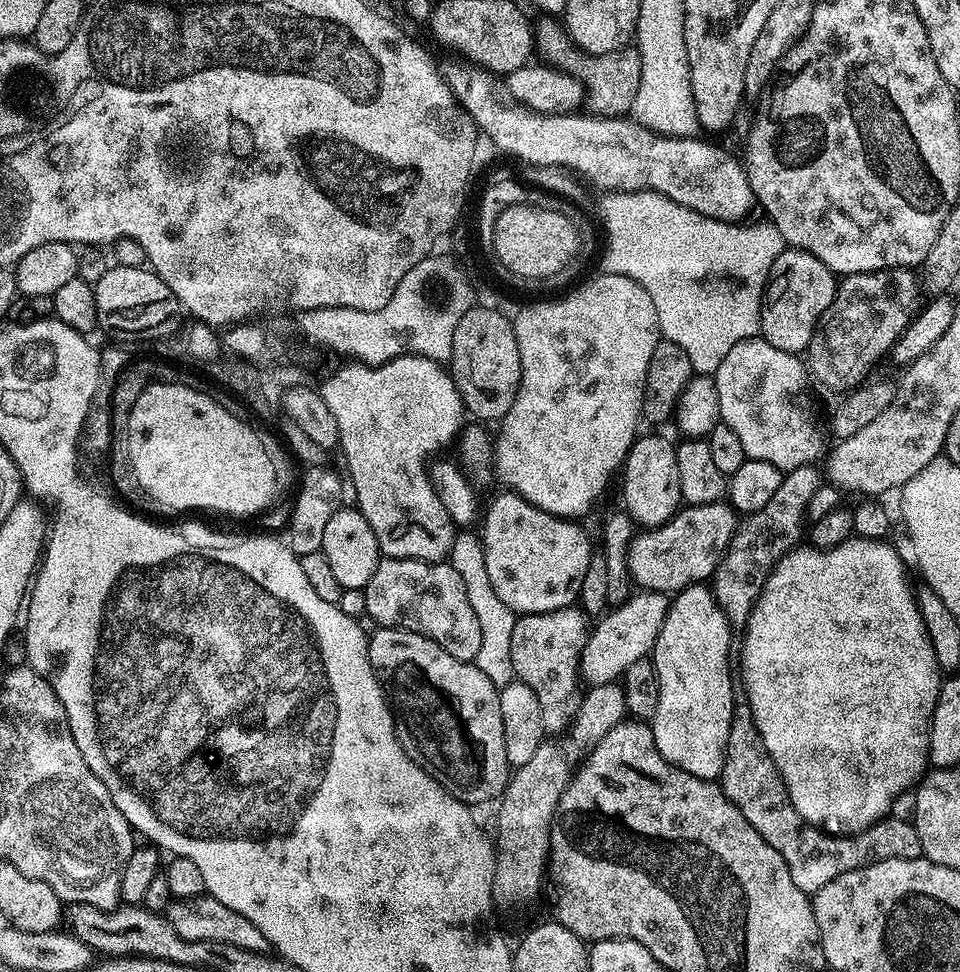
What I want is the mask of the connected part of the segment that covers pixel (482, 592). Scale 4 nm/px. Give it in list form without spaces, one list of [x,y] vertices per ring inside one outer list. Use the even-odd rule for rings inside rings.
[[[460,530],[453,535],[450,562],[454,570],[466,582],[466,598],[470,598],[470,606],[474,609],[474,615],[478,617],[478,626],[482,629],[482,644],[478,646],[478,654],[475,664],[490,682],[502,689],[514,678],[512,675],[512,663],[510,662],[510,637],[514,634],[518,616],[512,611],[498,594],[494,594],[494,586],[490,586],[490,574],[486,574],[486,558],[484,557],[484,541],[472,530]]]

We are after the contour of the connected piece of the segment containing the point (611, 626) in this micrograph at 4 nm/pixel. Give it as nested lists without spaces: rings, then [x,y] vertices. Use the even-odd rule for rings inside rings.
[[[640,590],[630,595],[624,605],[605,611],[589,631],[588,641],[580,655],[583,679],[589,685],[619,681],[627,668],[651,653],[658,630],[662,630],[662,622],[666,622],[669,607],[670,600],[665,593]]]

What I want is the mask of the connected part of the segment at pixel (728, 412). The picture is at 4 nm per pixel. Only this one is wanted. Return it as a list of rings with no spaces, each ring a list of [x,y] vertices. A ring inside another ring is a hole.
[[[762,338],[743,340],[734,346],[734,350],[730,350],[730,354],[726,354],[726,358],[722,358],[722,366],[718,366],[714,379],[720,407],[719,419],[730,426],[734,434],[738,434],[738,442],[742,442],[747,459],[770,462],[770,466],[778,466],[778,470],[785,474],[795,468],[807,468],[817,463],[820,451],[821,456],[825,451],[824,436],[820,433],[816,408],[808,393],[810,373],[805,361],[797,353],[777,350]]]

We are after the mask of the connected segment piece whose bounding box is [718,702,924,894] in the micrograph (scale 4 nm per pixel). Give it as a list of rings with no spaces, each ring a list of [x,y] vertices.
[[[746,702],[733,703],[730,738],[718,783],[726,798],[742,810],[742,818],[746,818],[746,822],[750,822],[750,826],[754,826],[754,830],[758,830],[758,834],[762,834],[762,838],[782,854],[790,870],[790,878],[794,878],[794,886],[803,892],[814,894],[826,886],[826,882],[834,882],[838,874],[846,874],[868,864],[886,862],[890,858],[919,860],[924,855],[918,830],[911,819],[885,818],[854,836],[830,836],[806,823],[790,802],[790,794],[778,774],[778,766],[774,766],[774,758],[770,758]]]

